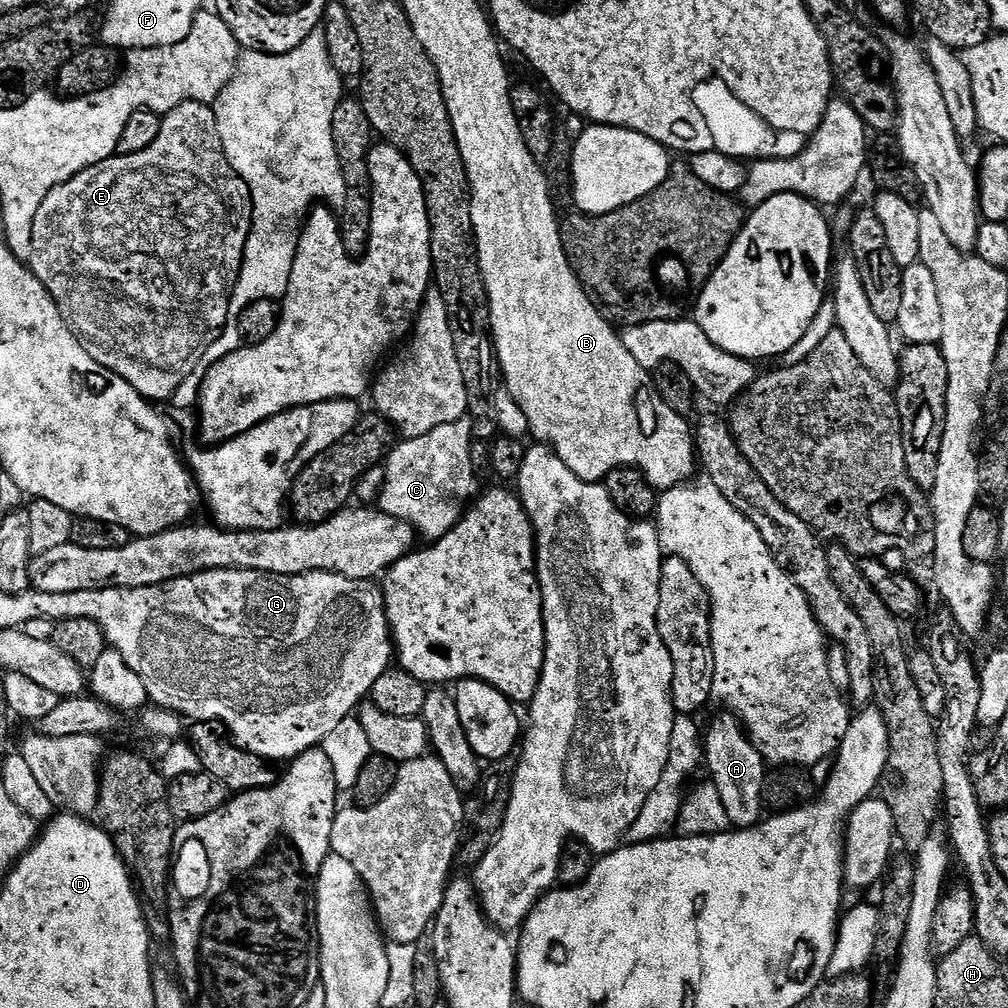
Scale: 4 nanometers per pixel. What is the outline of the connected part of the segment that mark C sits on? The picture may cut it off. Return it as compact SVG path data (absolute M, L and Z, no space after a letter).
M468 418L438 426L430 434L401 439L383 465L384 489L380 492L379 511L408 521L421 537L436 538L454 527L477 495L472 444L474 425Z

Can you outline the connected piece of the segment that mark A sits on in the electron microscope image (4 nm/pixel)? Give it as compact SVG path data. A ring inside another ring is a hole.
M720 710L720 713L712 720L712 725L706 728L706 735L702 740L704 754L706 757L706 769L710 775L710 783L718 786L718 794L722 798L722 803L726 805L726 818L733 829L753 828L755 824L761 823L765 815L764 795L762 786L766 775L766 761L760 749L753 744L752 739L744 730L744 725L733 713L727 710Z

